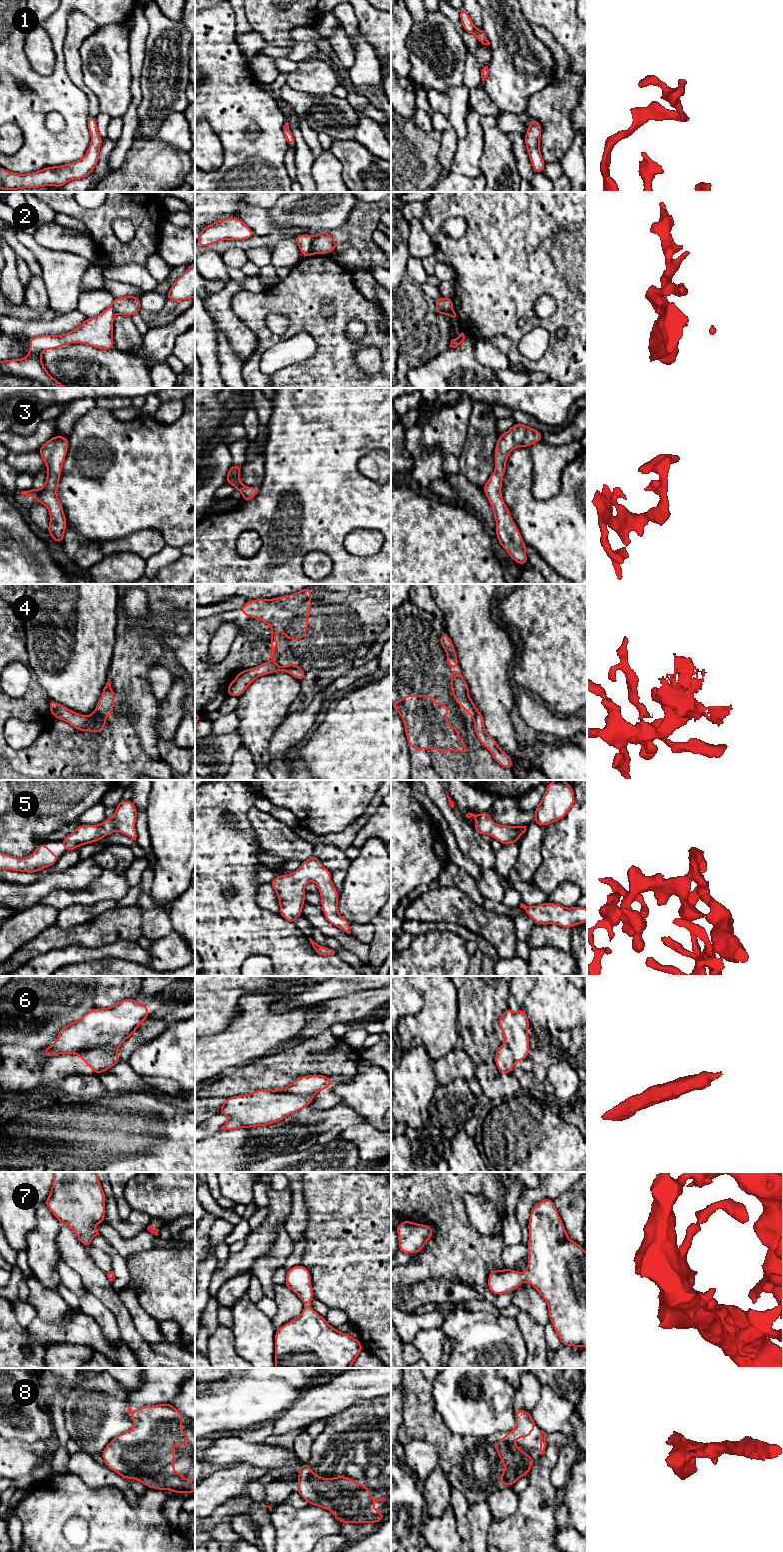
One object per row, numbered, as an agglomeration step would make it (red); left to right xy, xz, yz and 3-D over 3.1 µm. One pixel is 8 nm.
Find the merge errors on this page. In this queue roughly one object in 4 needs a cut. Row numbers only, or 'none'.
2, 4, 6

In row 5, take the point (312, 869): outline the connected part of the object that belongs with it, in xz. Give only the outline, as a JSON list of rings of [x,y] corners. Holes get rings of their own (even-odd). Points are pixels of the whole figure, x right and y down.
[[[314,855],[302,862],[300,868],[293,873],[276,876],[269,883],[279,899],[279,914],[285,920],[295,923],[297,918],[302,915],[305,903],[305,886],[309,881],[315,882],[319,888],[321,908],[326,920],[351,934],[351,923],[338,912],[339,892],[331,881],[331,872]]]

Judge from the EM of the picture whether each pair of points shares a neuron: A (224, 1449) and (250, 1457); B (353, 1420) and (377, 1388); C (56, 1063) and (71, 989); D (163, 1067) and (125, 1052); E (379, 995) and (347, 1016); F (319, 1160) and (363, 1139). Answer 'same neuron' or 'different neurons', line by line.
A: same neuron
B: different neurons
C: different neurons
D: different neurons
E: same neuron
F: different neurons

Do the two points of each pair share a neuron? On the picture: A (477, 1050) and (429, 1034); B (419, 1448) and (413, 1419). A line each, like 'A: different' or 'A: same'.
A: different
B: different

